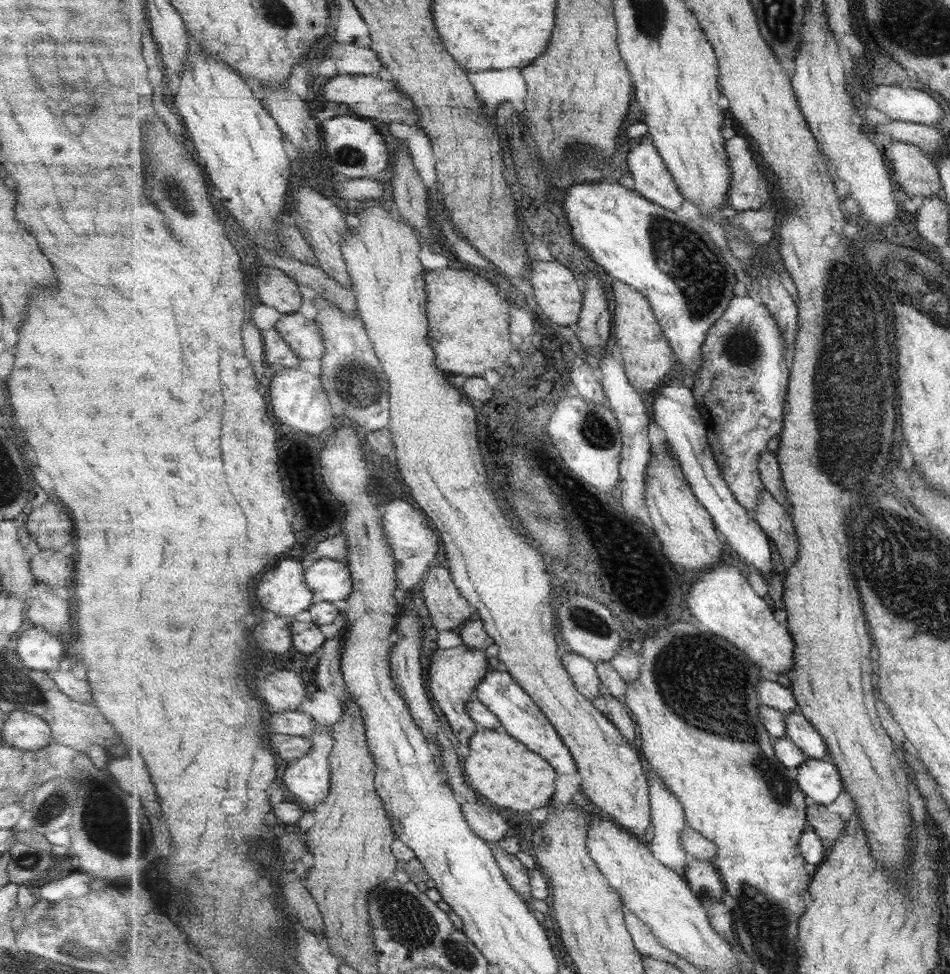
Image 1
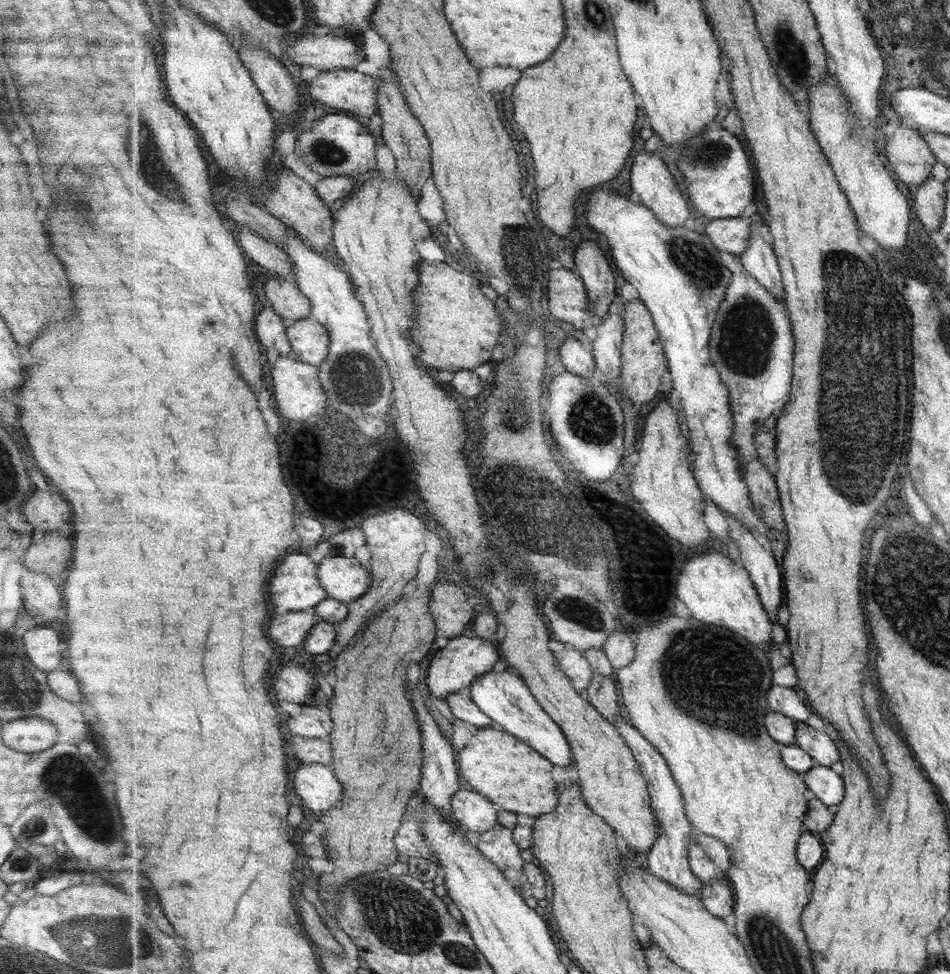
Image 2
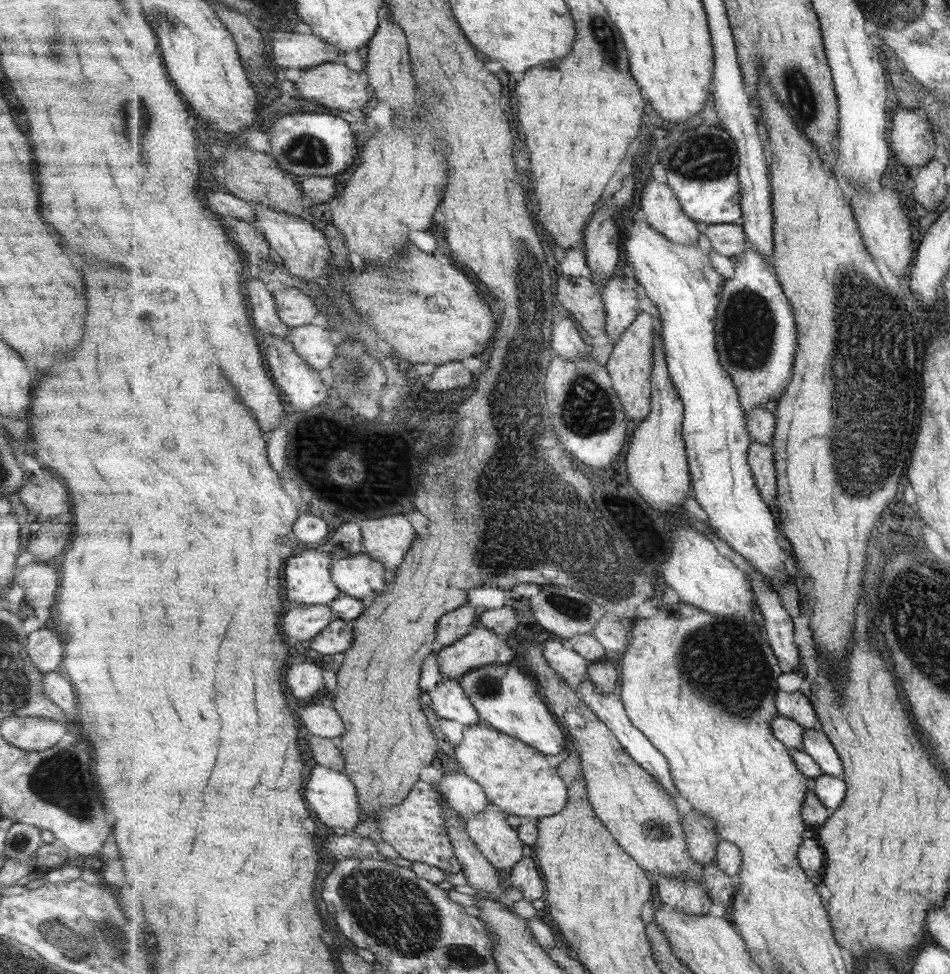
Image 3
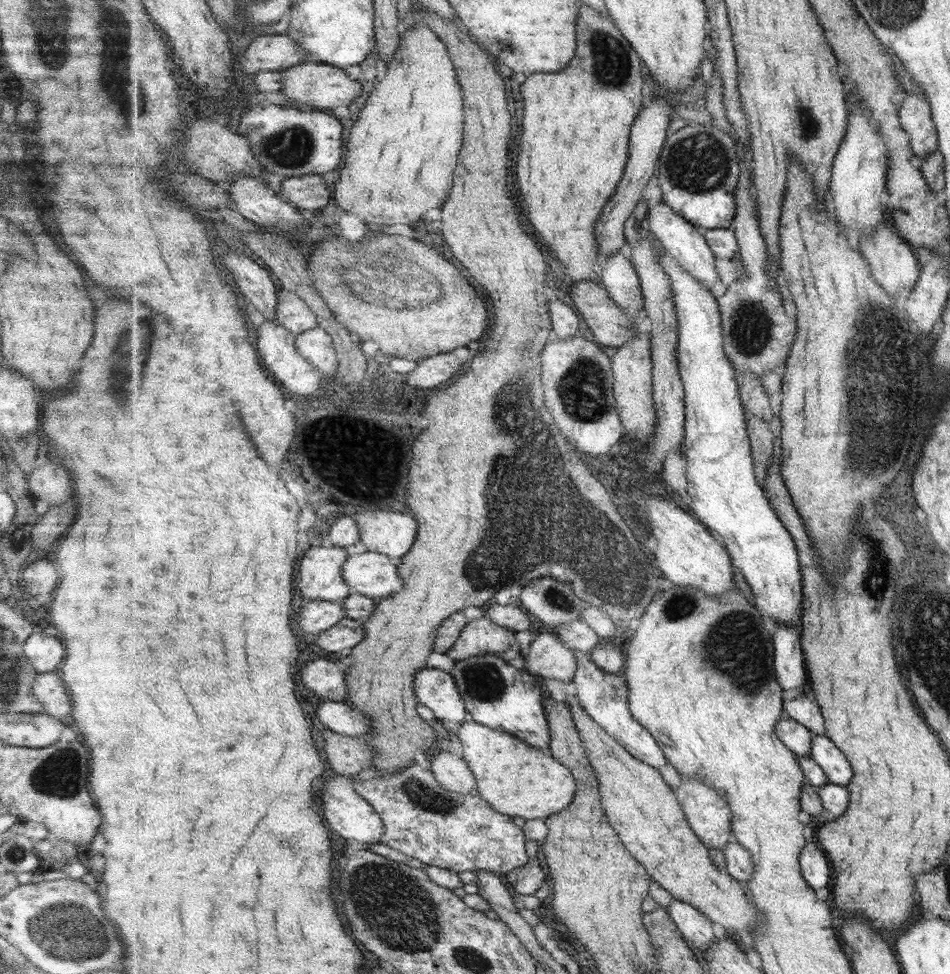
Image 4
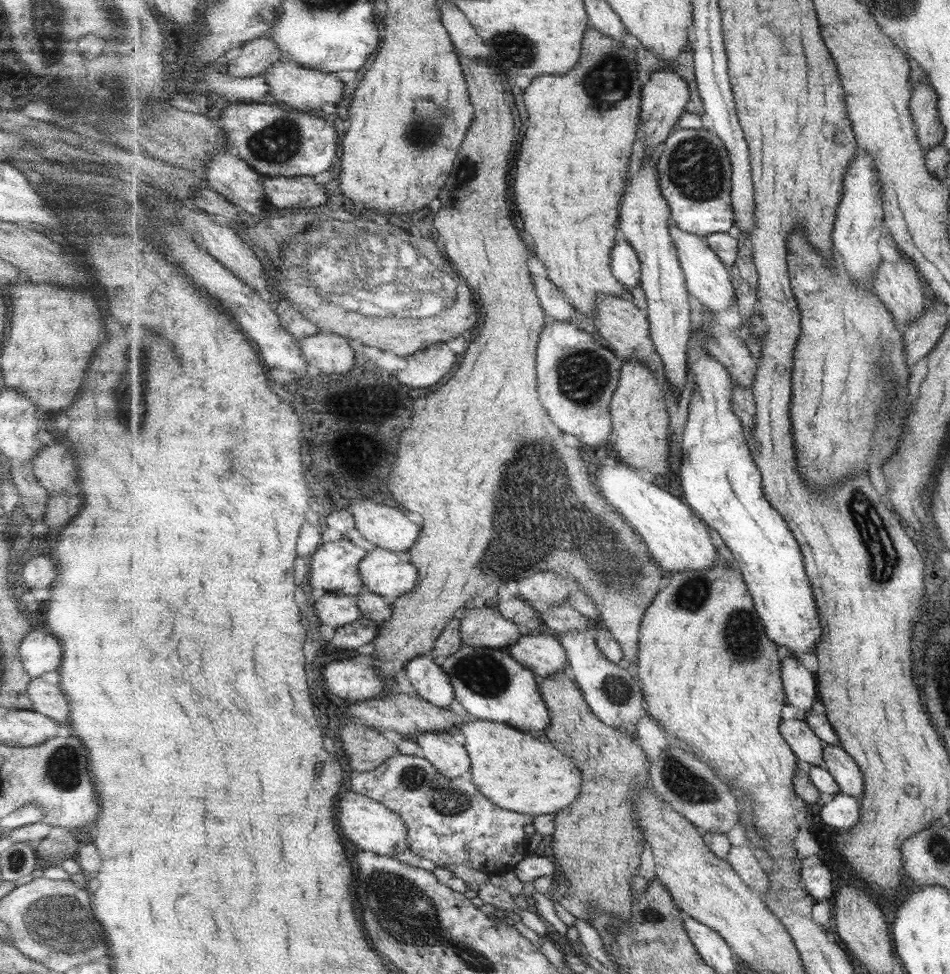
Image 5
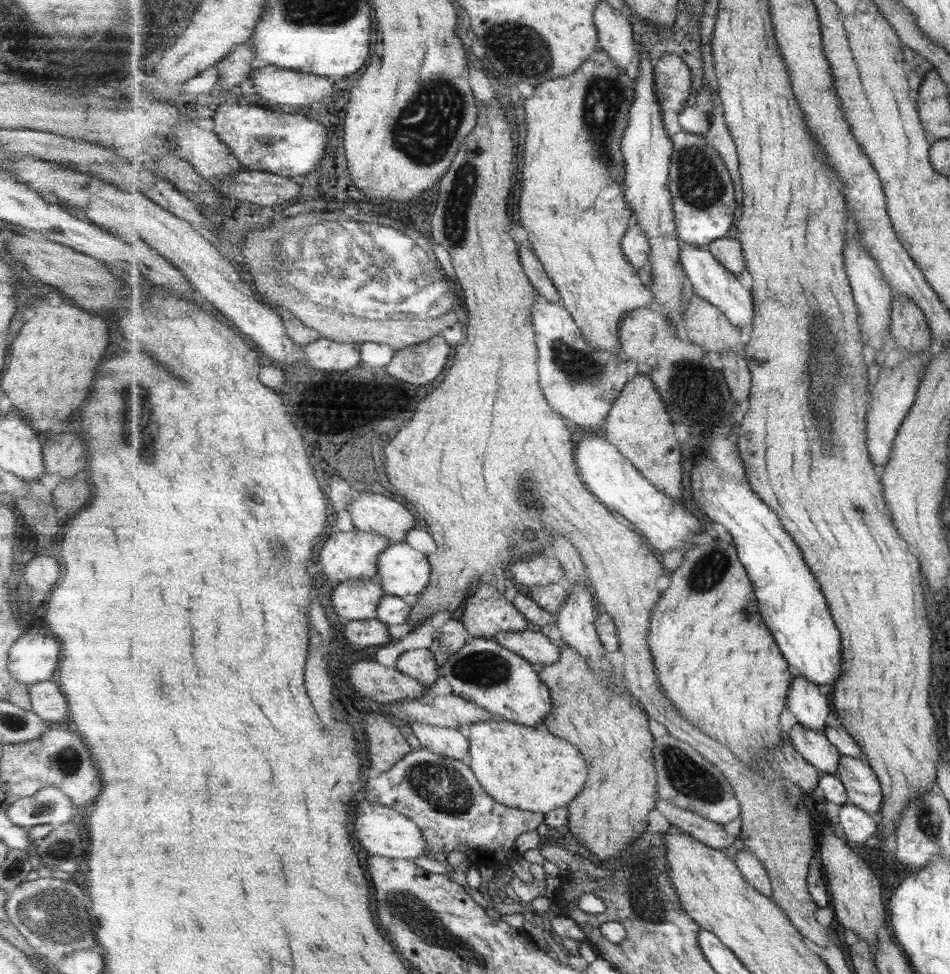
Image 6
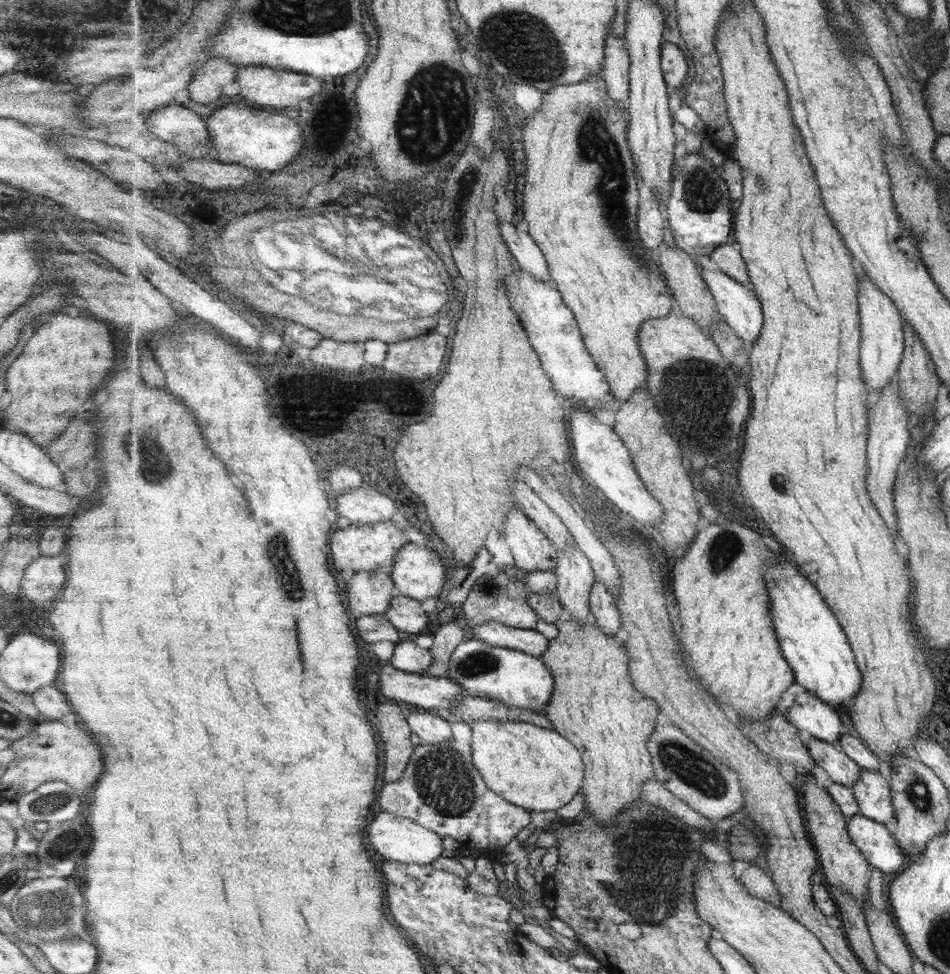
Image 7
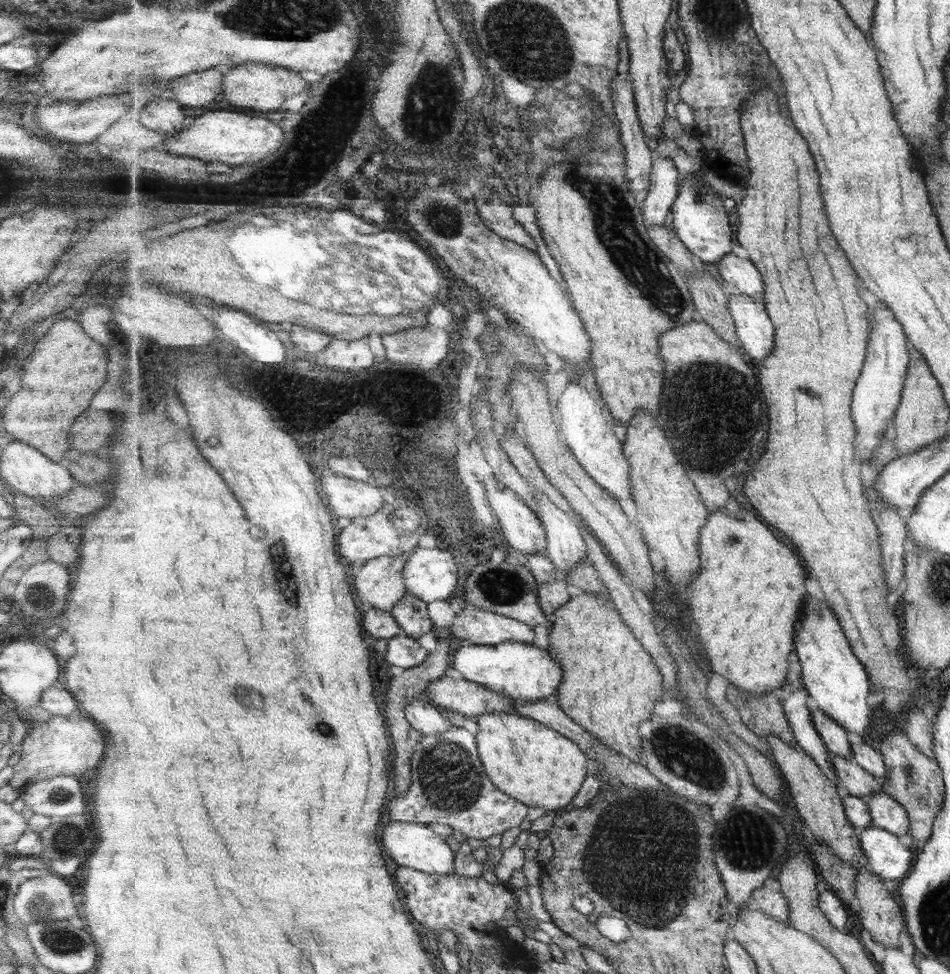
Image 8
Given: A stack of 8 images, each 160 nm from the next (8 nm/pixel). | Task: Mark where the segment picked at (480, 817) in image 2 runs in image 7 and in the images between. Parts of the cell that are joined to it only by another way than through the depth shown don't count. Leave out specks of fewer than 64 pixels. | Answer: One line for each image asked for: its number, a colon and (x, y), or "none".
3: (467, 797)
4: (452, 772)
5: (450, 758)
6: (448, 742)
7: (431, 729)

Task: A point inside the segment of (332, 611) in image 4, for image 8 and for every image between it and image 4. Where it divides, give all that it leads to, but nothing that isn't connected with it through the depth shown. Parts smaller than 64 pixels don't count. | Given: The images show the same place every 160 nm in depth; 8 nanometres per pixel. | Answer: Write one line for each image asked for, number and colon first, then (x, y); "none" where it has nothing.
5: (334, 609)
6: (357, 599)
7: (369, 592)
8: (380, 584)

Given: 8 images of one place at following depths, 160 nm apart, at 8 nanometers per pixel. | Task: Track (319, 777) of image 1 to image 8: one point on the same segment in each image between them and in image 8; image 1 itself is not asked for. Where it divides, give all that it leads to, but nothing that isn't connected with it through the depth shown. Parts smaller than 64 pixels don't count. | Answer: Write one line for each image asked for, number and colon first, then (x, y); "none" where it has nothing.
2: (317, 785)
3: (333, 795)
4: (353, 817)
5: (370, 825)
6: (381, 830)
7: (396, 838)
8: (408, 844)

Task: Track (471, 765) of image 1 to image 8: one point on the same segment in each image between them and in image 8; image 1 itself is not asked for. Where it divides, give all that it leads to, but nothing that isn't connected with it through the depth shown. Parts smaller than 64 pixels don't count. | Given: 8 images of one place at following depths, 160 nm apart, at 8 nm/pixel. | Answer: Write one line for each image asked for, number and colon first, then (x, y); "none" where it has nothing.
2: (497, 764)
3: (518, 778)
4: (522, 781)
5: (518, 772)
6: (520, 766)
7: (538, 769)
8: (531, 762)

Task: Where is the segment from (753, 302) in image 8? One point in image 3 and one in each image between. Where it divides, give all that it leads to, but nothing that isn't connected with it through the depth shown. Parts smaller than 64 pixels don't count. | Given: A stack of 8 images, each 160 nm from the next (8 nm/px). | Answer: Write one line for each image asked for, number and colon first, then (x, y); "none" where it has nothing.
3: (663, 210)
4: (682, 240)
5: (708, 278)
6: (714, 282)
7: (739, 305)

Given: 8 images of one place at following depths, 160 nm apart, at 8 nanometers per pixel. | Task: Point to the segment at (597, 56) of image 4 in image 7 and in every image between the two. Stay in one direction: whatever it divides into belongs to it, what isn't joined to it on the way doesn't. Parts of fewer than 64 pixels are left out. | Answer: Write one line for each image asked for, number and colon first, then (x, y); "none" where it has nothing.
5: (577, 146)
6: (573, 203)
7: (581, 201)

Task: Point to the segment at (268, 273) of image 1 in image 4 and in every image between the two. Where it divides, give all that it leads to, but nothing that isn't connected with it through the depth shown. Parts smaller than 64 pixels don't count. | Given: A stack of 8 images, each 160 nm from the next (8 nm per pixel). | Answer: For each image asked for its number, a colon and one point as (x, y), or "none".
2: (283, 295)
3: (296, 308)
4: (293, 312)

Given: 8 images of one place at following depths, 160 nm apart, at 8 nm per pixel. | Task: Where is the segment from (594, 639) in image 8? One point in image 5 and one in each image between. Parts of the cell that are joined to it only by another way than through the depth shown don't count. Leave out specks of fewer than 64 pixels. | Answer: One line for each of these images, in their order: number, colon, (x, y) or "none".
5: (598, 847)
6: (601, 717)
7: (595, 702)

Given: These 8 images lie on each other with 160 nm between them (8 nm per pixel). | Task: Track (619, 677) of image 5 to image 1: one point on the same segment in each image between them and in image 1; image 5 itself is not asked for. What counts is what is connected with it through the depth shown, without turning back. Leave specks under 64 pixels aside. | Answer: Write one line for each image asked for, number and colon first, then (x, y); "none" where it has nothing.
1: (668, 815)
2: (669, 859)
3: (610, 708)
4: (605, 696)

